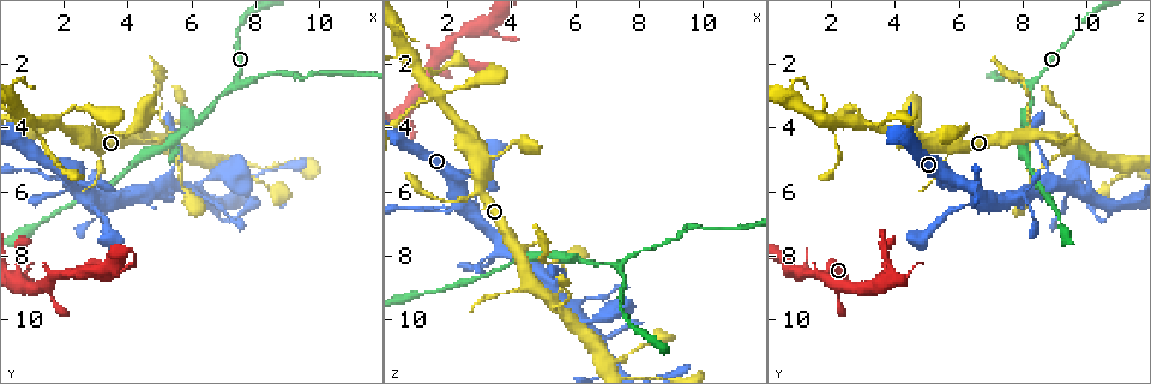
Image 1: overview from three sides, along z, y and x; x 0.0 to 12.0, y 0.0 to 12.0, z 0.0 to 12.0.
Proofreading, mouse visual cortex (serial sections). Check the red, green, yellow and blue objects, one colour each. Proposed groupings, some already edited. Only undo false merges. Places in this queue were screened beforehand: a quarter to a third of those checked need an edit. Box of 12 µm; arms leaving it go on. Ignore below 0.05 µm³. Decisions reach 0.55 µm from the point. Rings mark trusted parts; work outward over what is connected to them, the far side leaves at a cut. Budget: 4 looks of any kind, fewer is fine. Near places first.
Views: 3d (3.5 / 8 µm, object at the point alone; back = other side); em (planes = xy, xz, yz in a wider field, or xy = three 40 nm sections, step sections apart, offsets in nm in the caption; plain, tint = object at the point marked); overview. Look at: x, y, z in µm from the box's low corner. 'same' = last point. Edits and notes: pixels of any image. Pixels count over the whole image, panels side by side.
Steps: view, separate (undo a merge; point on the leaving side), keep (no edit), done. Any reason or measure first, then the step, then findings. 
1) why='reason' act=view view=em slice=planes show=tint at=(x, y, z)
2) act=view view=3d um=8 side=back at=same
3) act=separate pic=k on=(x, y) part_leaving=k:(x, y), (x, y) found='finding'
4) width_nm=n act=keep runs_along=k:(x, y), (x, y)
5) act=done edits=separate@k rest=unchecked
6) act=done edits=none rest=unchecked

why='four-way junction' act=view view=3d um=3.5 side=back at=(2.7, 6.1, 6.7)

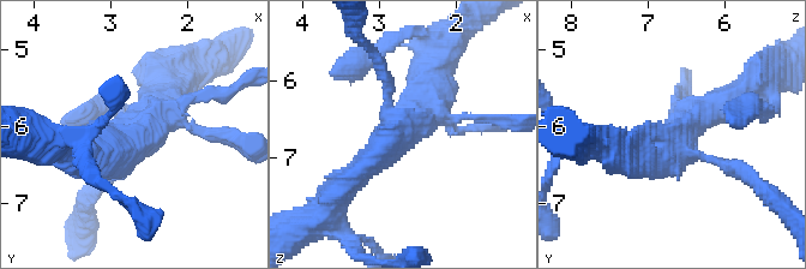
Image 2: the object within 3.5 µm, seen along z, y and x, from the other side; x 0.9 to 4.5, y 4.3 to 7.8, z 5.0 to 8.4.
why='shape alone is not enough' act=view view=em slice=xy step=2 show=tint at=(2.65, 6.15, 6.60)

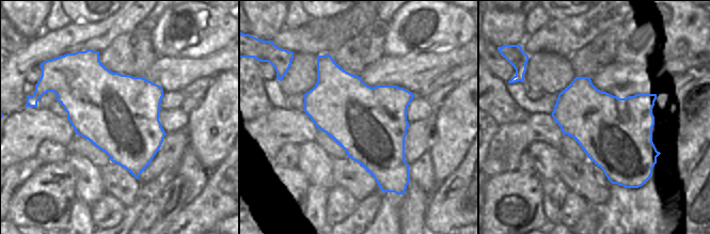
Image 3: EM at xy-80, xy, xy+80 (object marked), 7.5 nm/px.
width_nm=550 act=keep runs_along=2:(431, 72), (420, 119), (347, 183) found='all the same cell'

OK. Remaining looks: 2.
why='three-way junction' act=view view=3d um=8 at=(5.7, 5.3, 8.5)

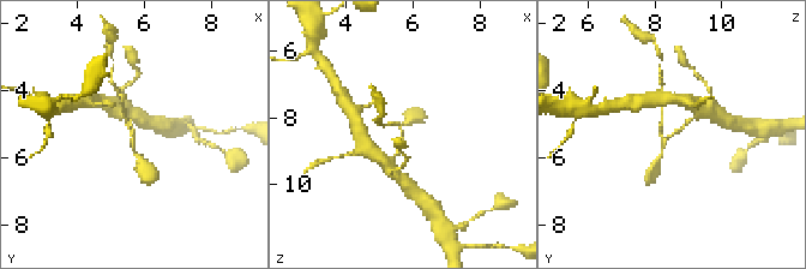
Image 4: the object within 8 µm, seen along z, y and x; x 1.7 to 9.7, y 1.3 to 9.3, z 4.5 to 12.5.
why='need the tissue' act=view view=em slice=xy step=3 show=tint at=(5.7, 5.4, 8.5)

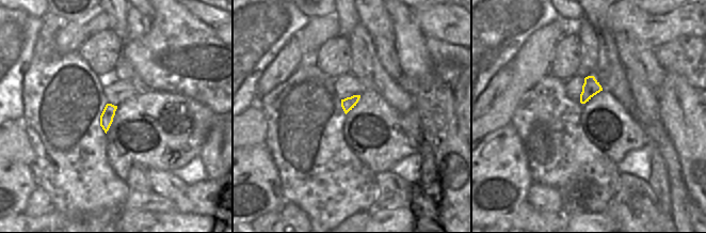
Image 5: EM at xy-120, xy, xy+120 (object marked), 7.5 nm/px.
arm_widths_nm=150,150,150 act=keep found='all the same cell'

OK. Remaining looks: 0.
act=done edits=none rest=unchecked

